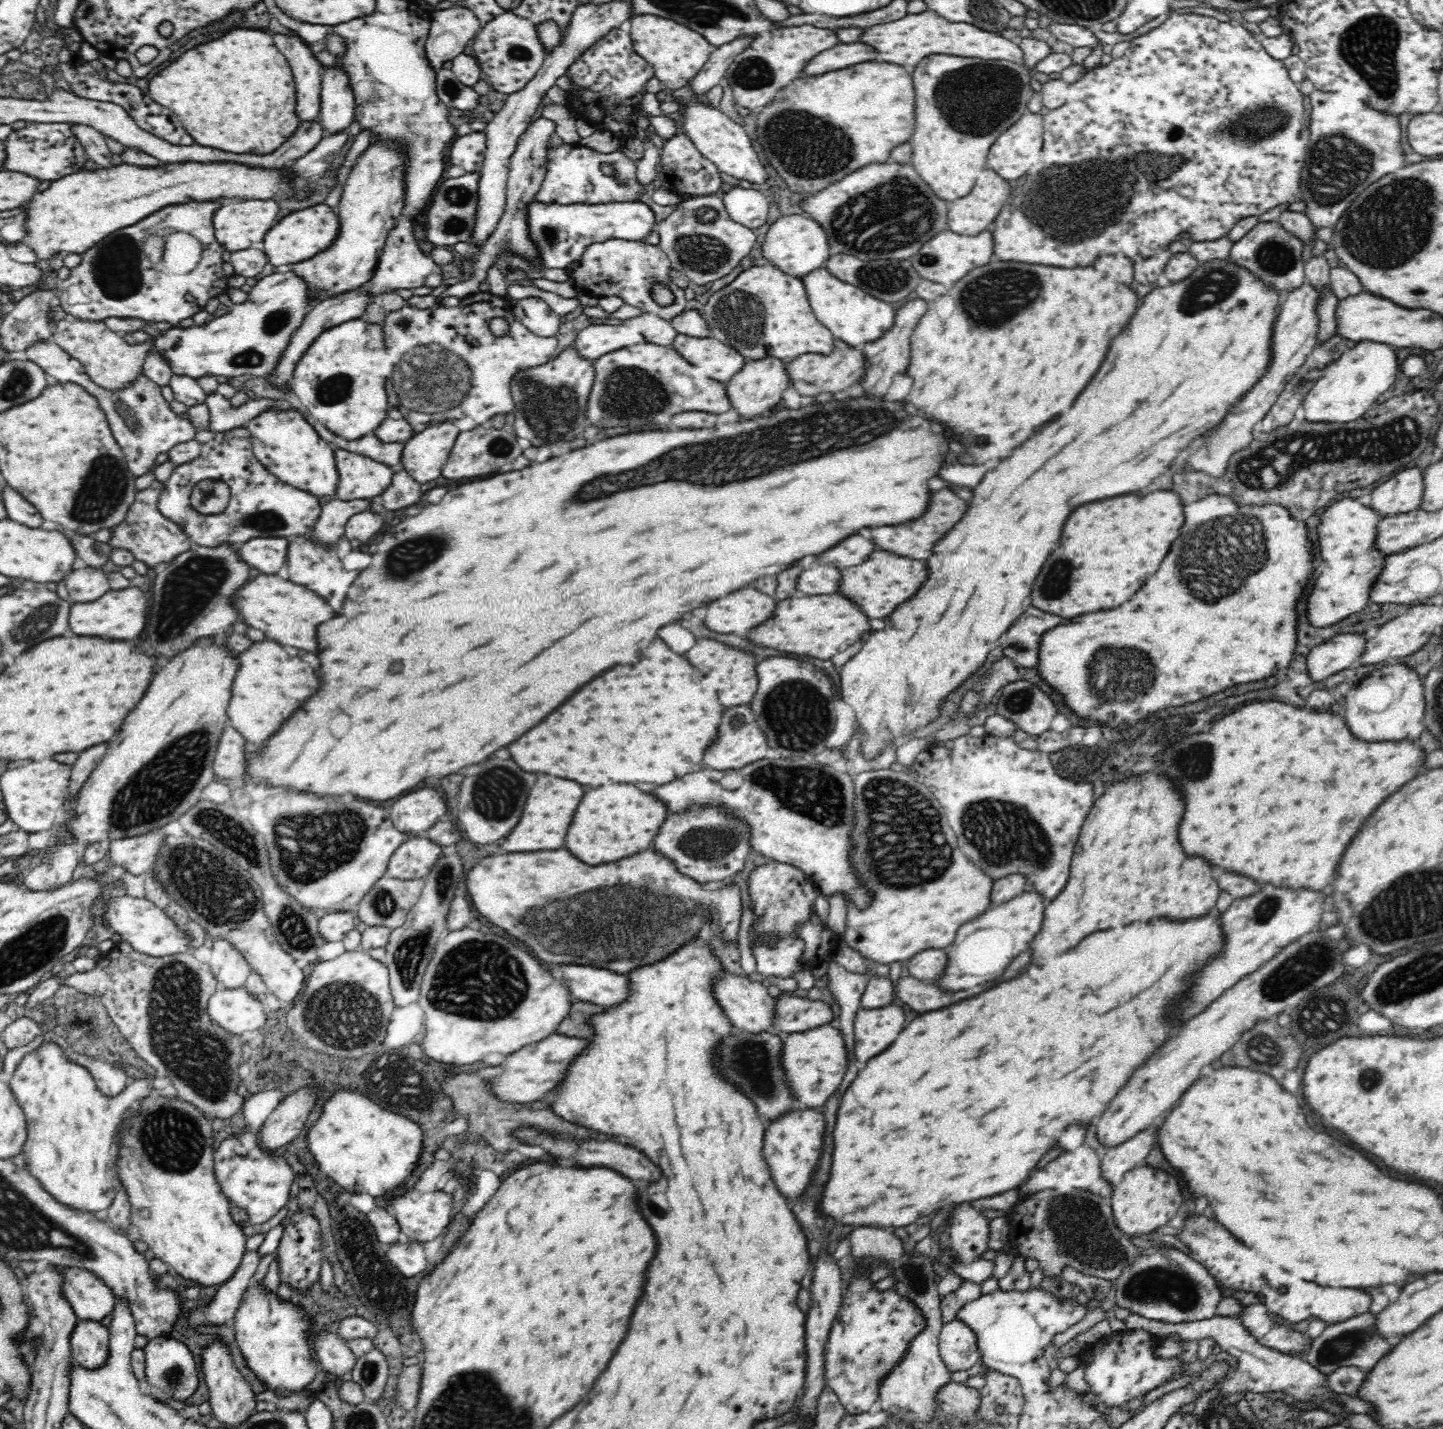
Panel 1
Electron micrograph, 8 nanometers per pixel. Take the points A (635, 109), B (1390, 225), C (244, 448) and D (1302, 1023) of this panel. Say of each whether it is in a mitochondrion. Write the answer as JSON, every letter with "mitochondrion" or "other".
{"A":"other","B":"mitochondrion","C":"other","D":"mitochondrion"}

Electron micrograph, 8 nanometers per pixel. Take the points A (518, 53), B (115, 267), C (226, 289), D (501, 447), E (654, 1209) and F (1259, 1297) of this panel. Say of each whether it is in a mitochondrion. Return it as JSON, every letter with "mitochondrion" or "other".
{"A":"mitochondrion","B":"mitochondrion","C":"other","D":"mitochondrion","E":"other","F":"other"}

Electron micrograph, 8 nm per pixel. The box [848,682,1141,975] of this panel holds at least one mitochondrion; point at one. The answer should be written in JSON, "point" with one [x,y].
{"point":[888,804]}

